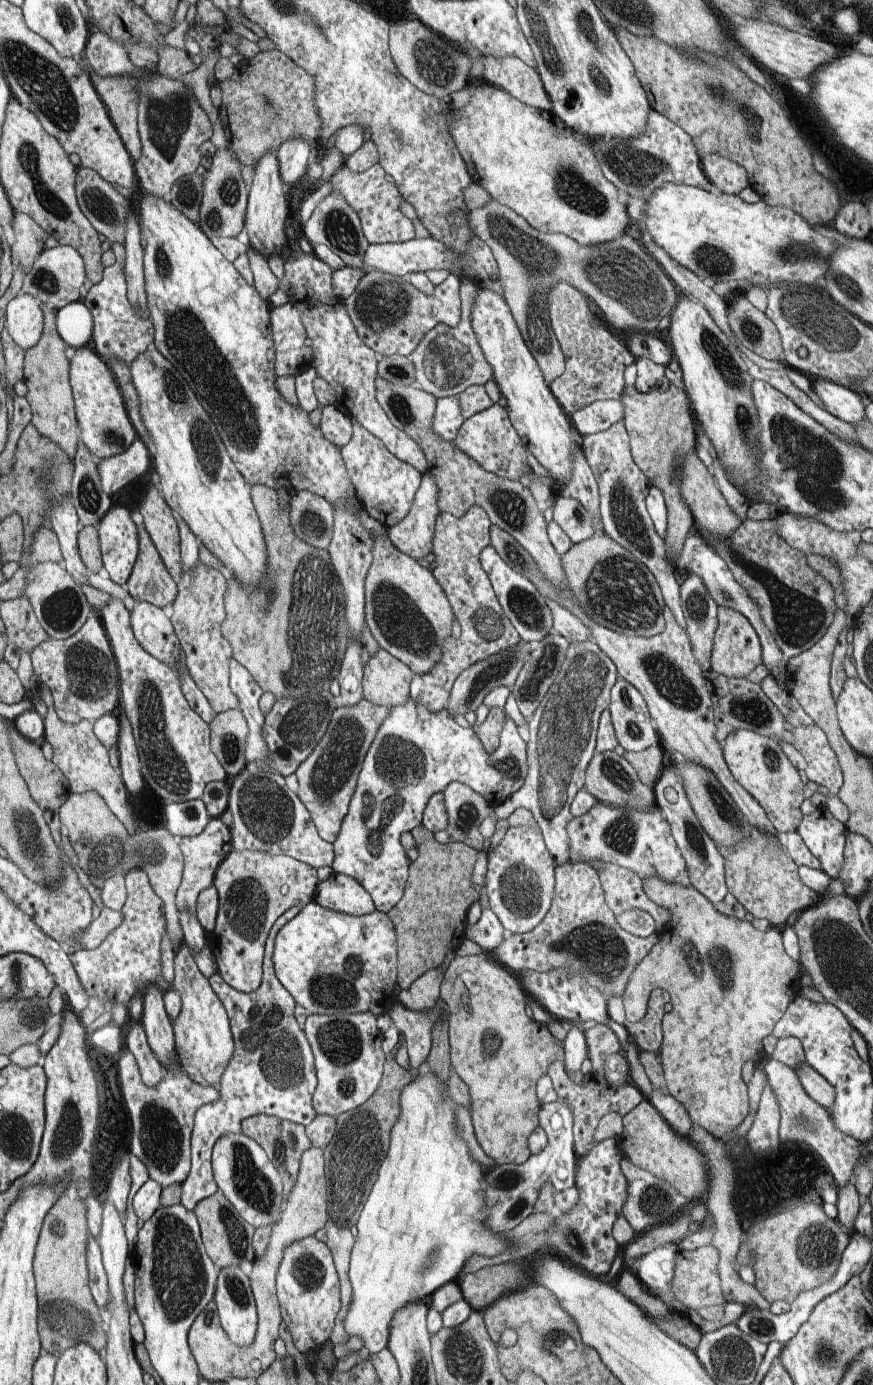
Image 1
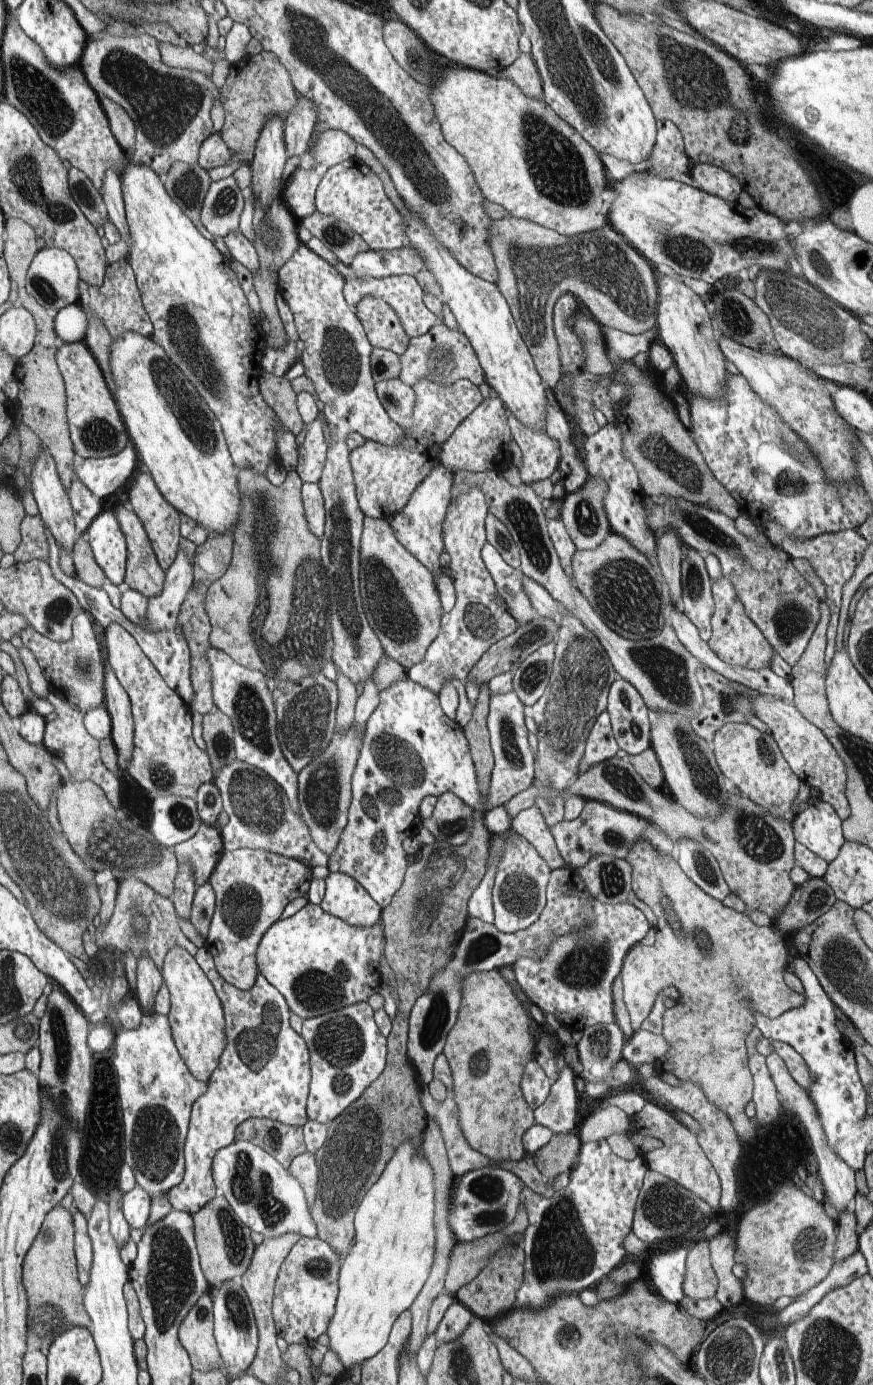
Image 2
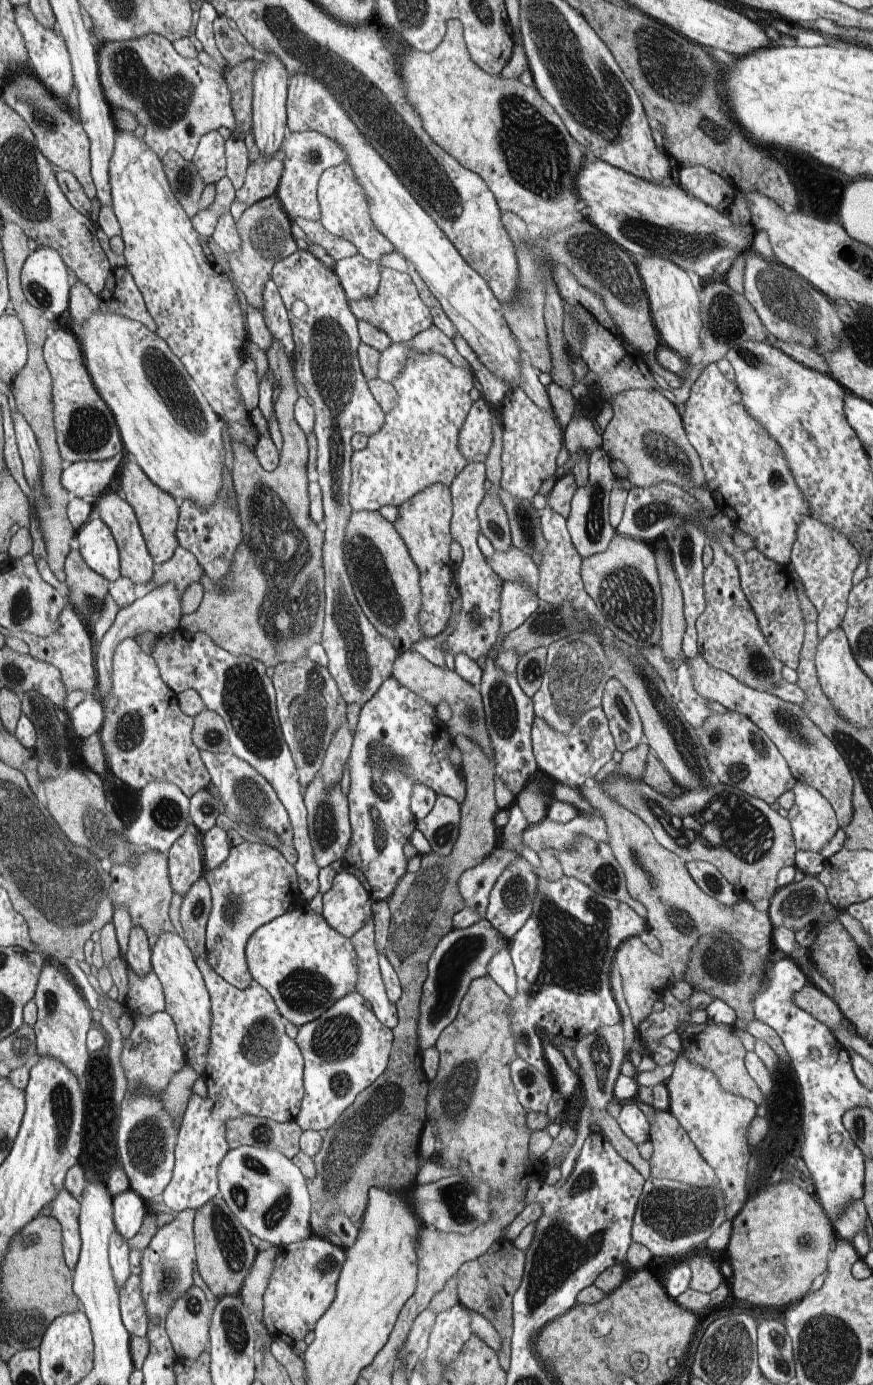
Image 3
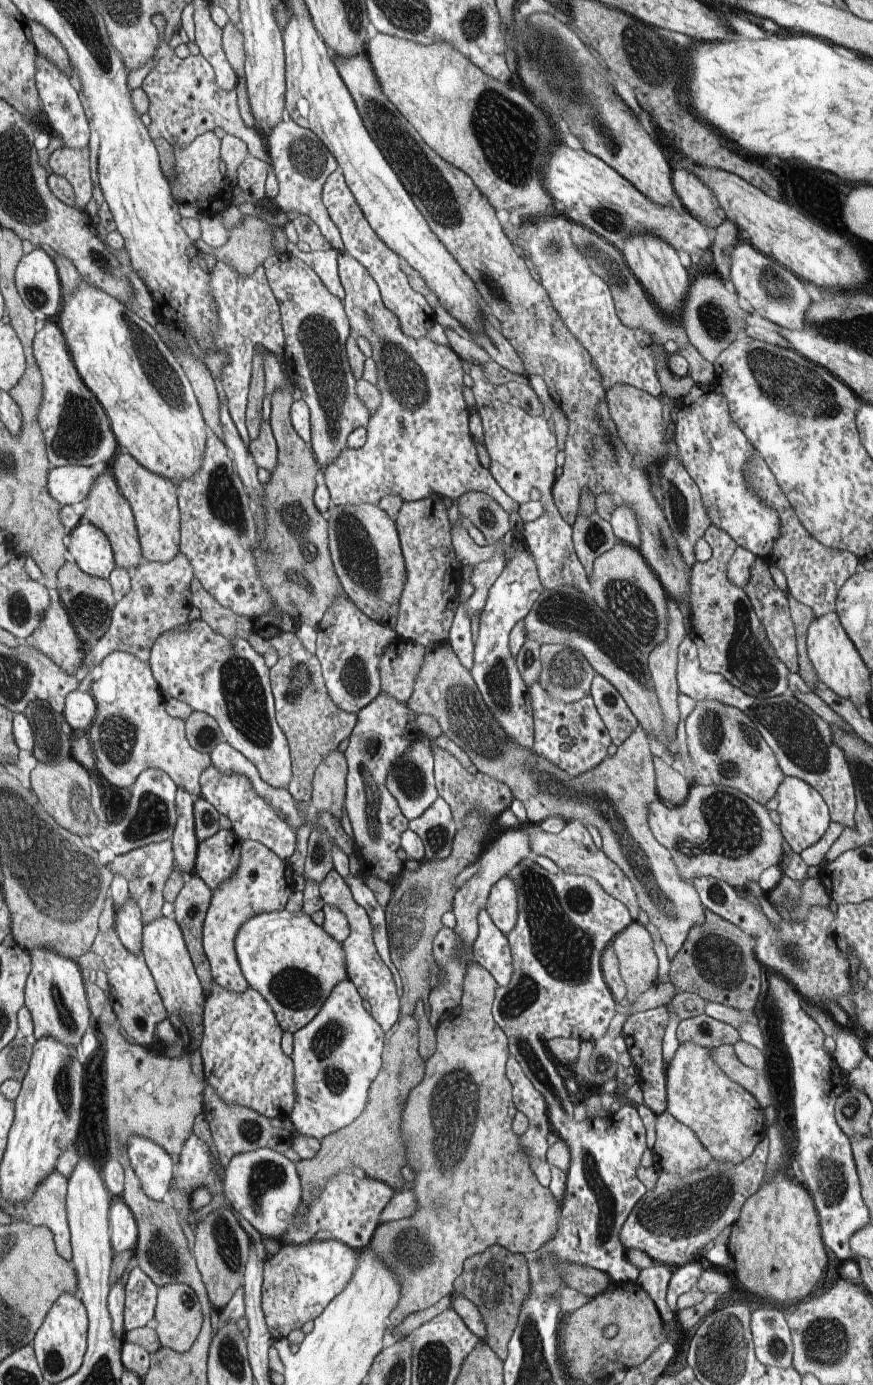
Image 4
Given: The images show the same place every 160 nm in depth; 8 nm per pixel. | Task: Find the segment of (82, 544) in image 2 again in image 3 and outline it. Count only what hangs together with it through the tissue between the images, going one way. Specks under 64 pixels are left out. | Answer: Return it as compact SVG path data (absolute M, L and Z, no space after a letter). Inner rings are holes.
M78 548L72 549L71 554L68 555L65 572L67 573L65 583L69 586L68 596L71 598L71 606L79 610L84 620L95 624L100 618L102 602L108 594L107 577L100 576L100 573L90 568Z

